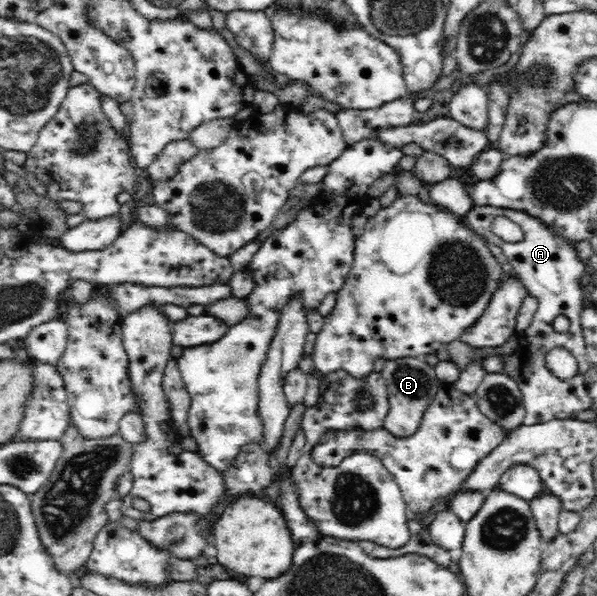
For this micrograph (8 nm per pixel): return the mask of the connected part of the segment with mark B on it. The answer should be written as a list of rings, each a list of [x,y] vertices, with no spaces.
[[[420,357],[388,359],[380,371],[388,393],[389,411],[384,419],[384,428],[397,437],[409,437],[417,431],[423,411],[432,403],[443,383],[435,375],[434,366]]]

